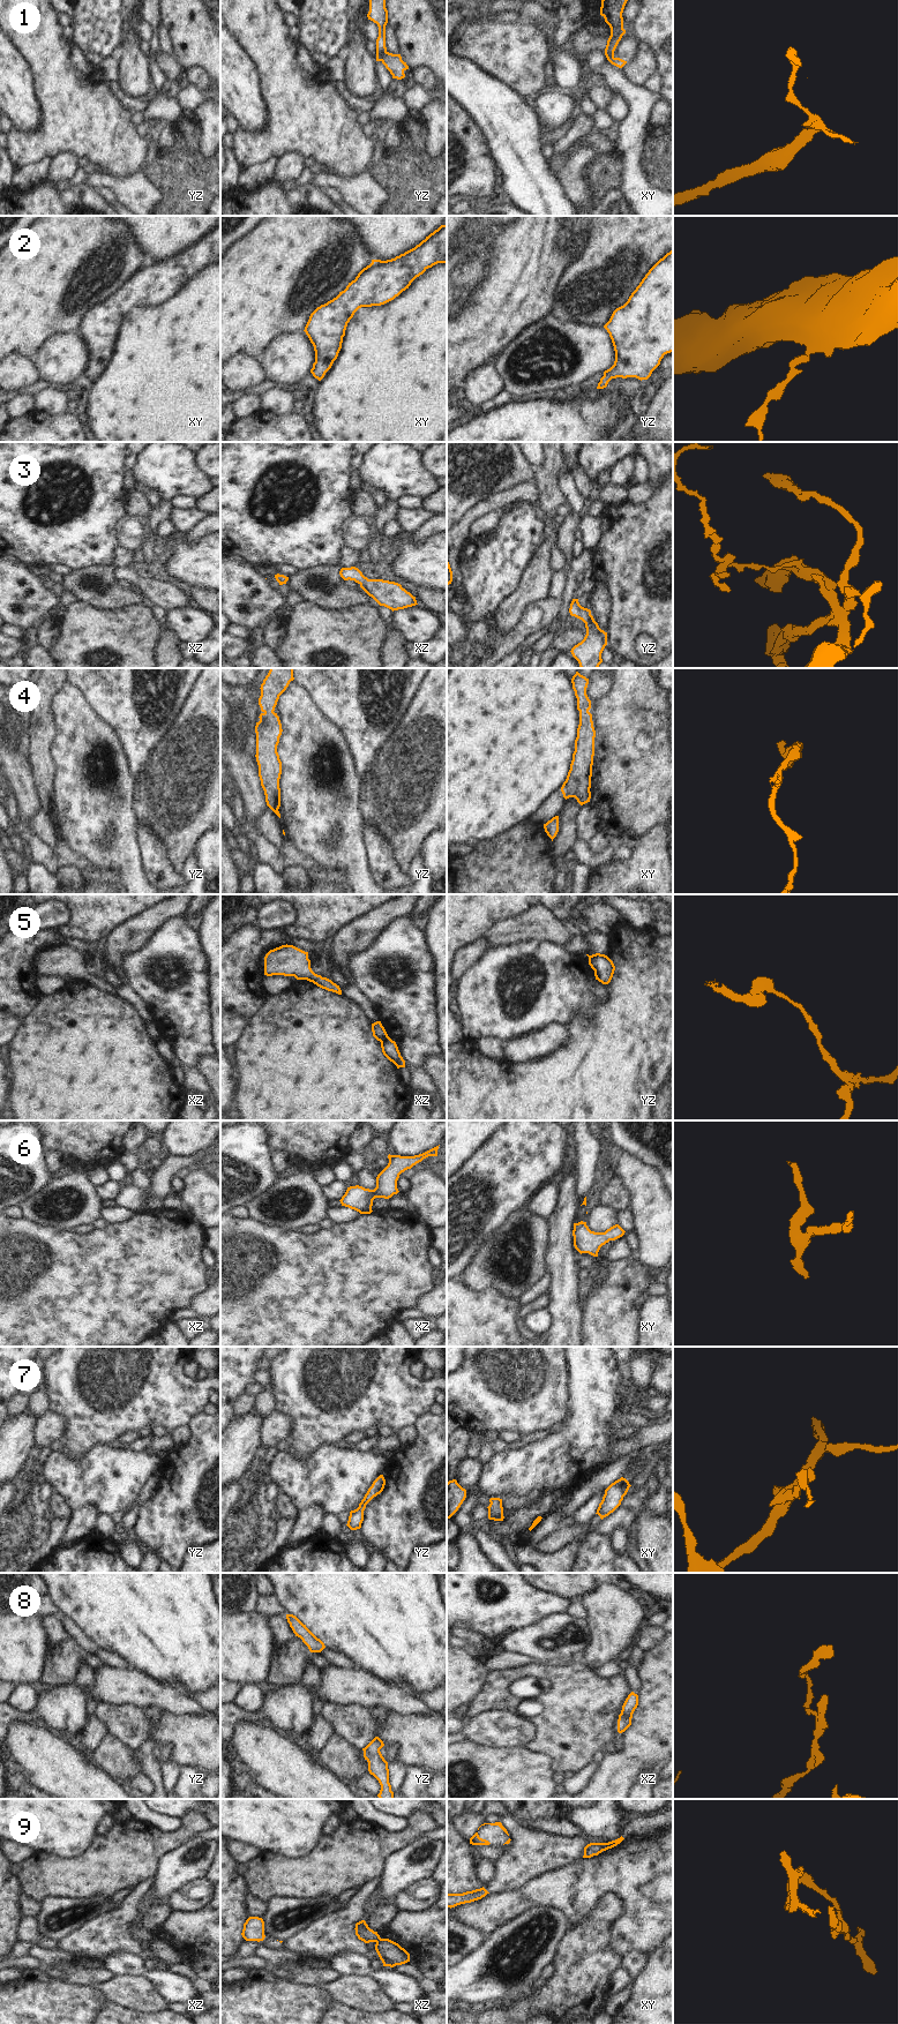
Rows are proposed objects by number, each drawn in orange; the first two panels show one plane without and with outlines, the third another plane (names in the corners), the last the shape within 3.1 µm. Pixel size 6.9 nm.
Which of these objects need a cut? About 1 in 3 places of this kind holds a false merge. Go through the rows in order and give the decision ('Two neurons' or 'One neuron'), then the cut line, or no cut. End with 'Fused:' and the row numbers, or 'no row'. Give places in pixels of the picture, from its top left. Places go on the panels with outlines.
1: Two neurons. Split along yz (386, 51), (381, 60)
2: One neuron. No split
3: One neuron. No split
4: One neuron. No split
5: Two neurons. Split along xz (388, 1036), (381, 1042)
6: One neuron. No split
7: One neuron. No split
8: One neuron. No split
9: Two neurons. Split along xy (605, 1843), (601, 1850)
Fused: 1, 5, 9

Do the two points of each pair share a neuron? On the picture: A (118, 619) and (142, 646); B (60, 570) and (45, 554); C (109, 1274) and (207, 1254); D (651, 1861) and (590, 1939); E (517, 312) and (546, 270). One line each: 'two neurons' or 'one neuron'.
A: one neuron
B: two neurons
C: two neurons
D: two neurons
E: one neuron

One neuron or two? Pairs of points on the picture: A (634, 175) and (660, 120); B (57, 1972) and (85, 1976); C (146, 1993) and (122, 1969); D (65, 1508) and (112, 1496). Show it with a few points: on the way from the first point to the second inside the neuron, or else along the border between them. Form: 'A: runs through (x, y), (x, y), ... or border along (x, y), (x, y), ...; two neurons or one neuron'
A: border along (656, 100), (648, 115), (650, 128); two neurons
B: runs through (64, 1972), (79, 1976); one neuron
C: border along (113, 1974), (143, 1976), (154, 1988); two neurons
D: border along (53, 1489), (73, 1506); two neurons

